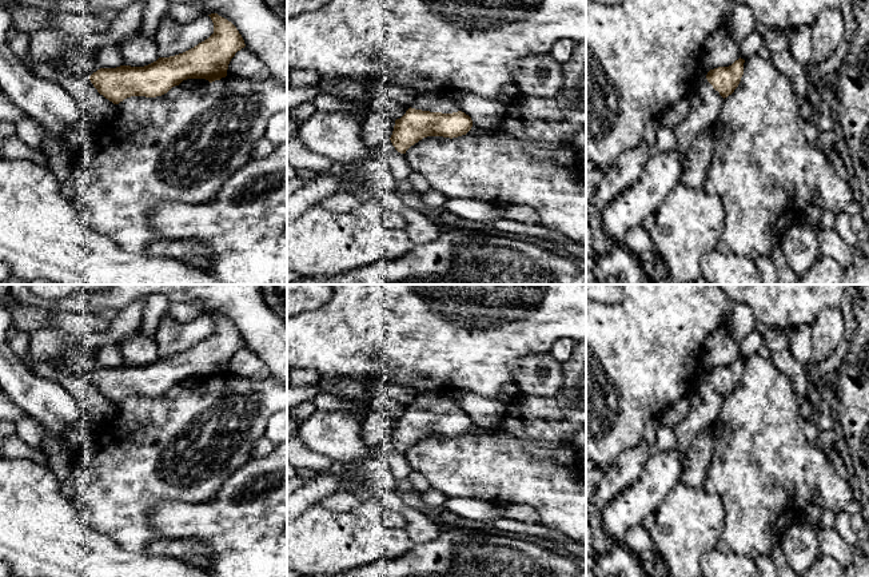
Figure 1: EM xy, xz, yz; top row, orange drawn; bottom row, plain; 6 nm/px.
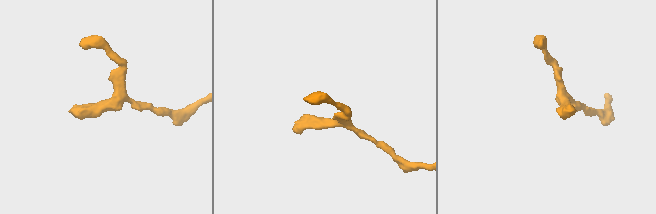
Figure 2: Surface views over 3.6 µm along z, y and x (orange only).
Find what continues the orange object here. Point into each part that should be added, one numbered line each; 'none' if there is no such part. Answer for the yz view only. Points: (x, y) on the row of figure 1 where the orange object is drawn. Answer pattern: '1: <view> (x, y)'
1: yz (705, 102)

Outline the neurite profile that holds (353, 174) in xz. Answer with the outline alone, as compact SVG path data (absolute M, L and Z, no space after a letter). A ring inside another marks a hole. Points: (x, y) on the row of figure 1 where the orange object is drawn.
M354 164L348 167L335 167L335 171L350 183L362 183L362 171Z

